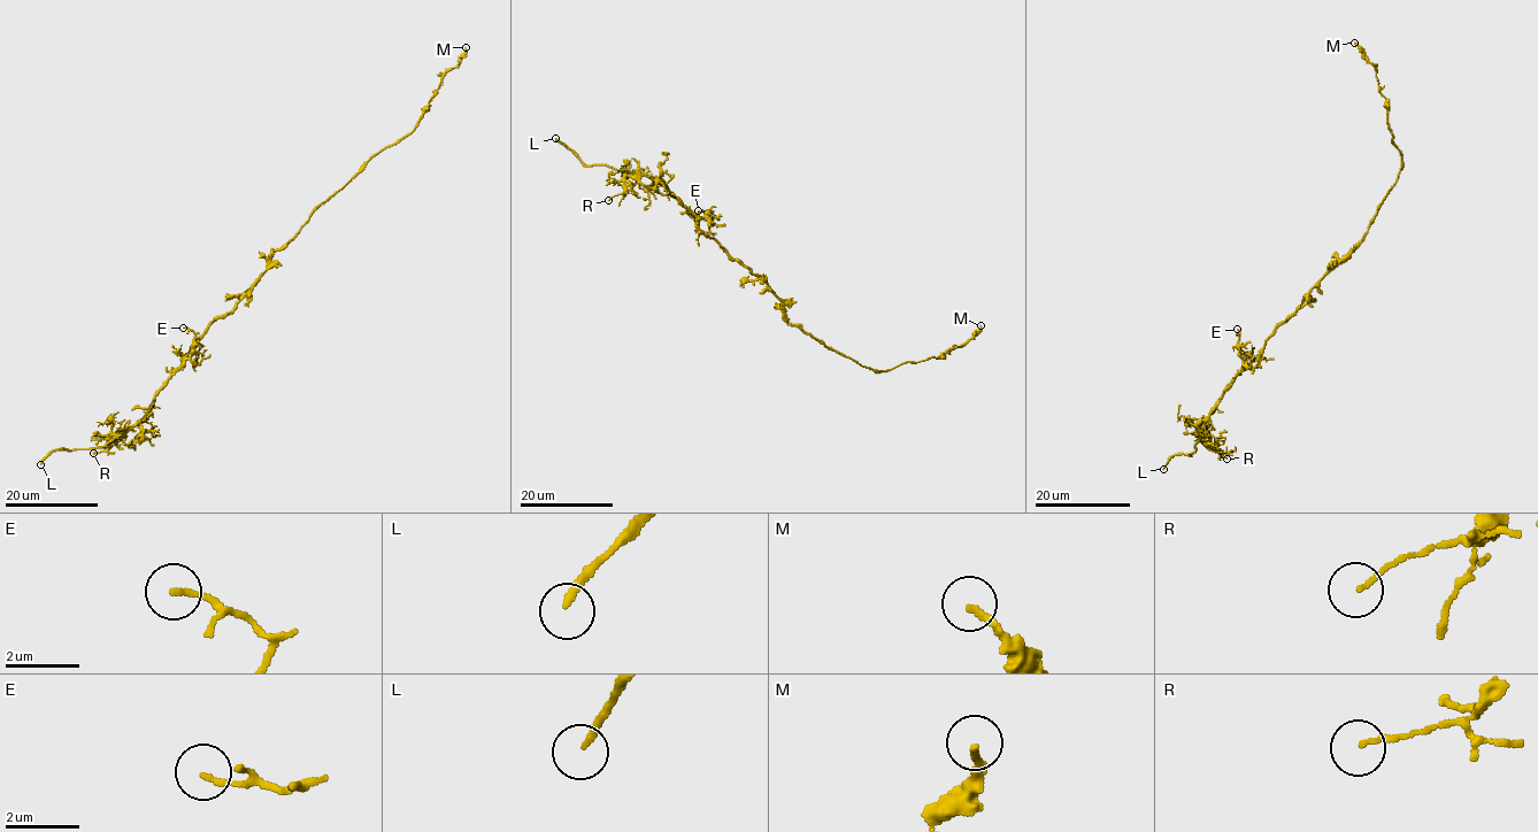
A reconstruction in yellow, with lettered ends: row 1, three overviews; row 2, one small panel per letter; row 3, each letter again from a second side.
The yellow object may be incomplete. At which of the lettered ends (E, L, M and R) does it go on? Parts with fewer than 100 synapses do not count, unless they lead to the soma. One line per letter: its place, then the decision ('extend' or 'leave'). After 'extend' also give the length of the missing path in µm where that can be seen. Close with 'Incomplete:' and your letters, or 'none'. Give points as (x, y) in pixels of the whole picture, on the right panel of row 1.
E: (1237, 329) | leave
L: (1163, 469) | extend | 30 µm
M: (1354, 43) | leave
R: (1227, 459) | leave
Incomplete: L

